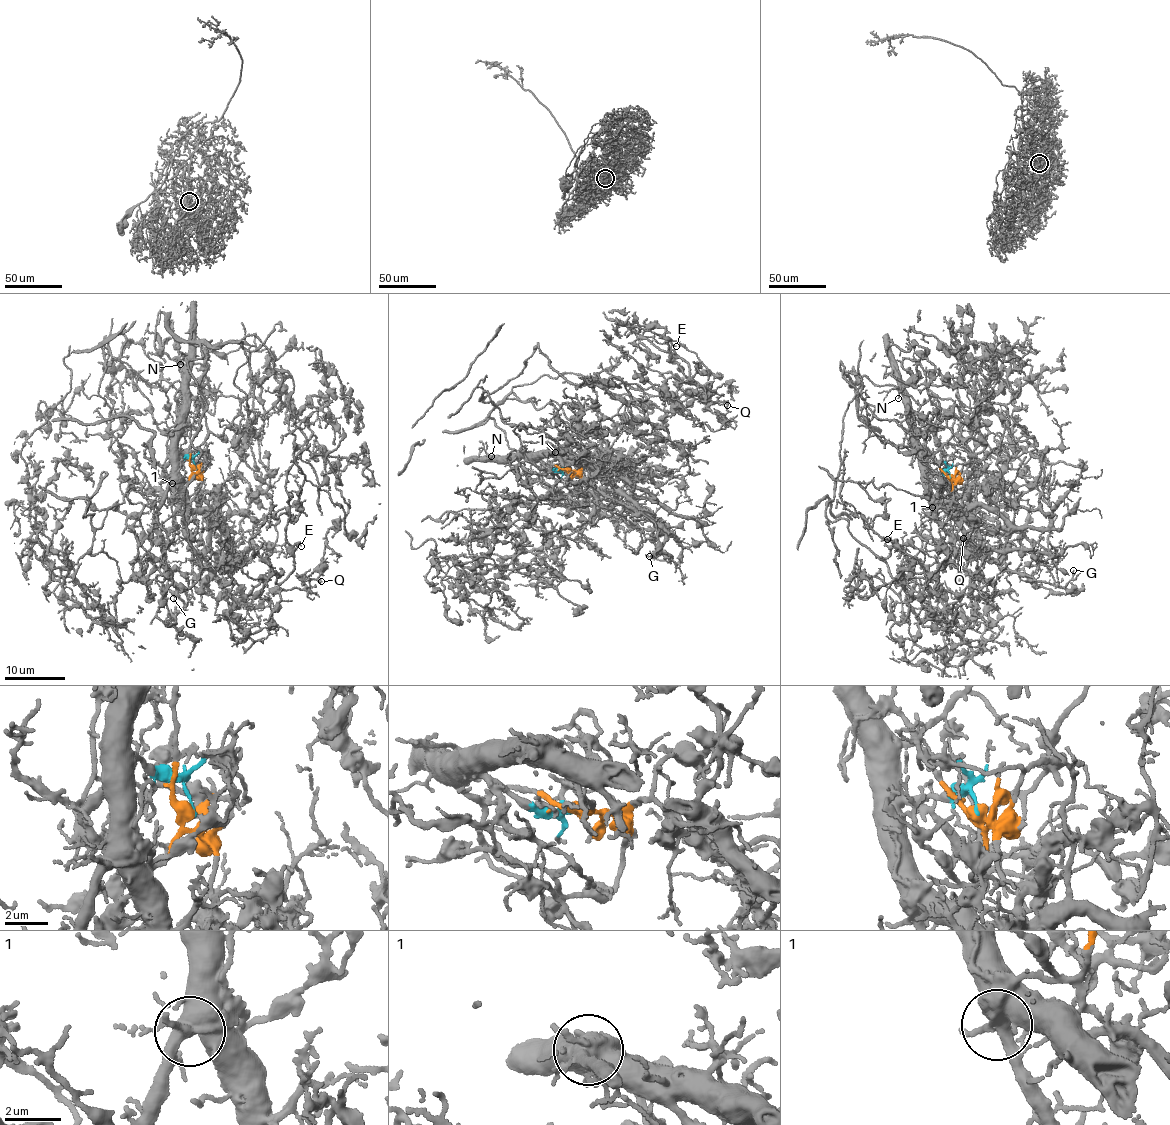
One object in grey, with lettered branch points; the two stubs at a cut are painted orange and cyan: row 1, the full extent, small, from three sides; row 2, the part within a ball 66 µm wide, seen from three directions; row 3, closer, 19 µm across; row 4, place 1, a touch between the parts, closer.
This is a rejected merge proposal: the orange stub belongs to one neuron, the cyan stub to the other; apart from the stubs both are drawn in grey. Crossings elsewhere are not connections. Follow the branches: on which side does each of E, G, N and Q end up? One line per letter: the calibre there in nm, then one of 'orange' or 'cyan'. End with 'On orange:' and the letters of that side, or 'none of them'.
E: 180 nm | orange
G: 90 nm | cyan
N: 110 nm | cyan
Q: 200 nm | orange
On orange: E, Q

